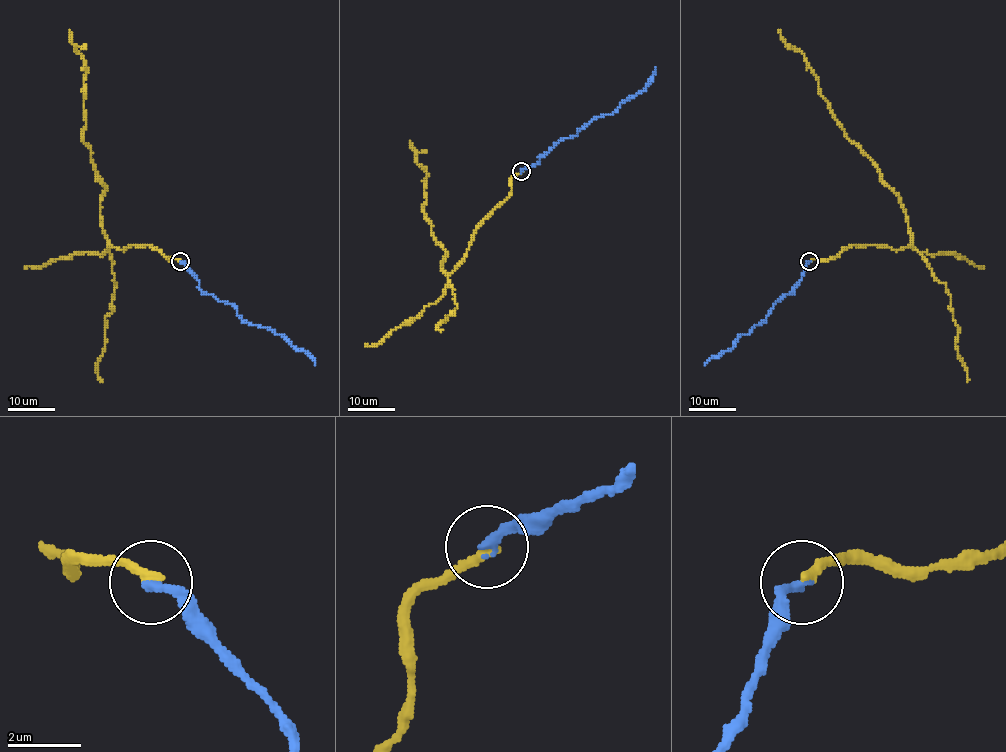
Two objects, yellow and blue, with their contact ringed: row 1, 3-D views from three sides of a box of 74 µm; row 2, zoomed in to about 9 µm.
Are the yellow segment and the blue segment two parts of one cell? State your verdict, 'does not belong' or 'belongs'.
belongs

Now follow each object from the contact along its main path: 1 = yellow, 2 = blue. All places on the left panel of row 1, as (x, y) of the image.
1: (181, 262), (149, 245), (117, 249), (109, 244), (102, 227), (105, 188), (83, 139), (86, 62), (70, 30)
2: (181, 262), (197, 279), (202, 292), (230, 303), (250, 324), (280, 334), (305, 350), (314, 364)

